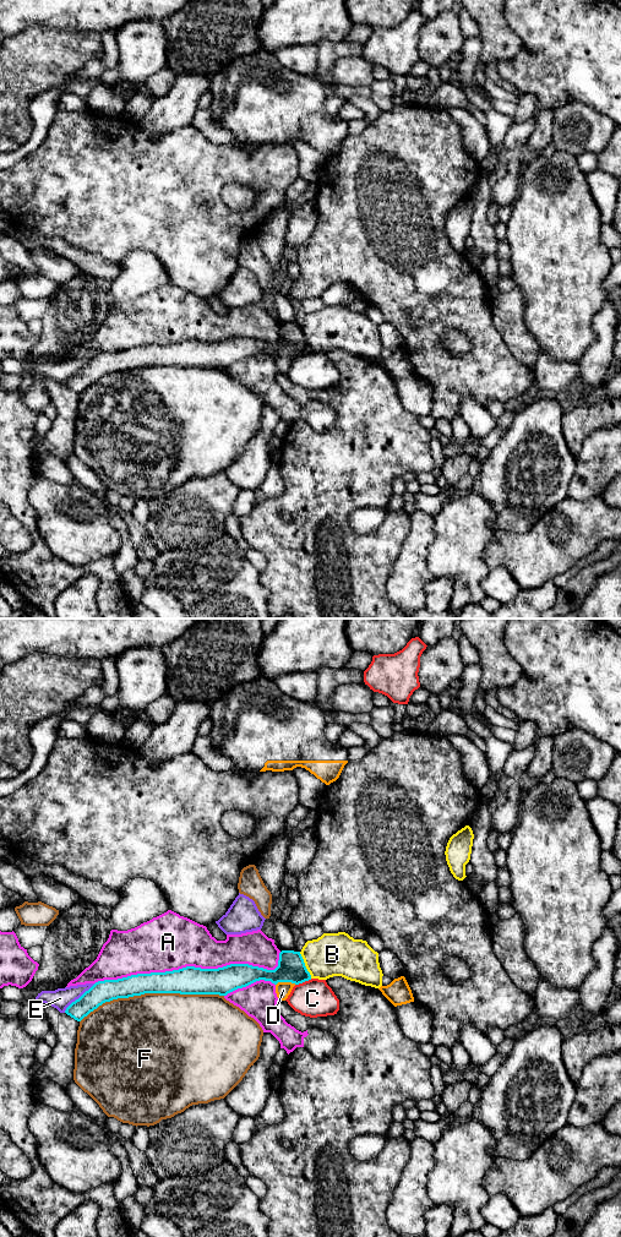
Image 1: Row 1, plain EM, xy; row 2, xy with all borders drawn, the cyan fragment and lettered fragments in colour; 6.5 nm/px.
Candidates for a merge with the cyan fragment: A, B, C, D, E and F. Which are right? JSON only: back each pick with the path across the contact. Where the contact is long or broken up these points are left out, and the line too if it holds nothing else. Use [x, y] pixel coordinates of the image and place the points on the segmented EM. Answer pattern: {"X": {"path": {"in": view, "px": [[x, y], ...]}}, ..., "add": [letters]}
{"add": []}

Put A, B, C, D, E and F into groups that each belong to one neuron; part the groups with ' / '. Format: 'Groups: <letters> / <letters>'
Groups: A / B / C / D / E / F

